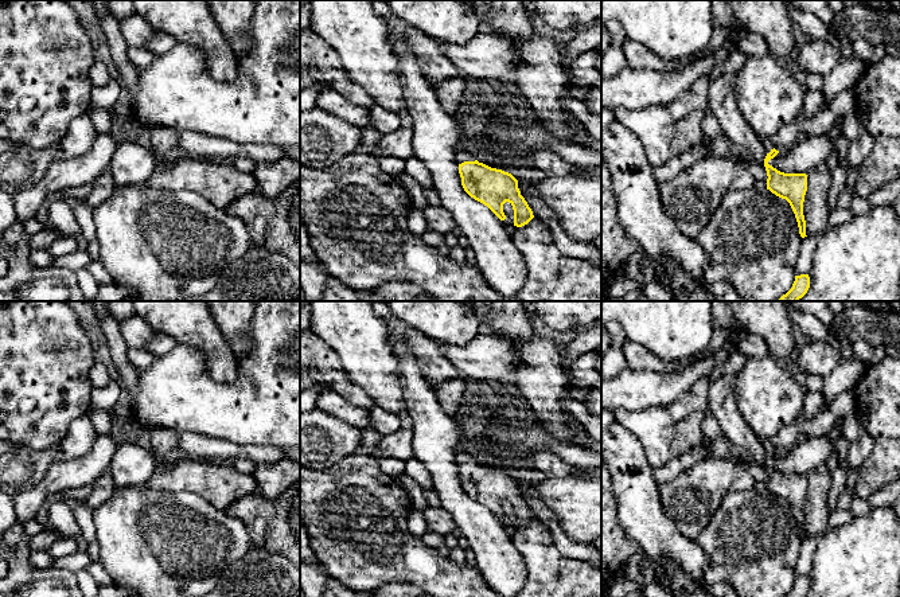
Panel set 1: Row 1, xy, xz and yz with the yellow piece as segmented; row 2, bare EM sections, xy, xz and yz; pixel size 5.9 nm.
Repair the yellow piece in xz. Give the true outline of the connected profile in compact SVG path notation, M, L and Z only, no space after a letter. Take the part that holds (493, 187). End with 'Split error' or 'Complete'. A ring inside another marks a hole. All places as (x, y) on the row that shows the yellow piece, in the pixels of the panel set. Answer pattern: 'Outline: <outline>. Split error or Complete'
Outline: M468 147L457 148L456 161L459 164L459 173L464 191L475 200L487 206L500 221L506 219L506 215L503 212L503 204L506 202L513 206L514 226L522 227L534 218L531 208L529 207L525 198L521 195L518 180L511 173L479 163L476 160L474 149Z. Split error

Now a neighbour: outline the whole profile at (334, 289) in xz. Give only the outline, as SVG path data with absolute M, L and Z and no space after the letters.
M331 277L324 284L323 301L358 301L359 292Z

